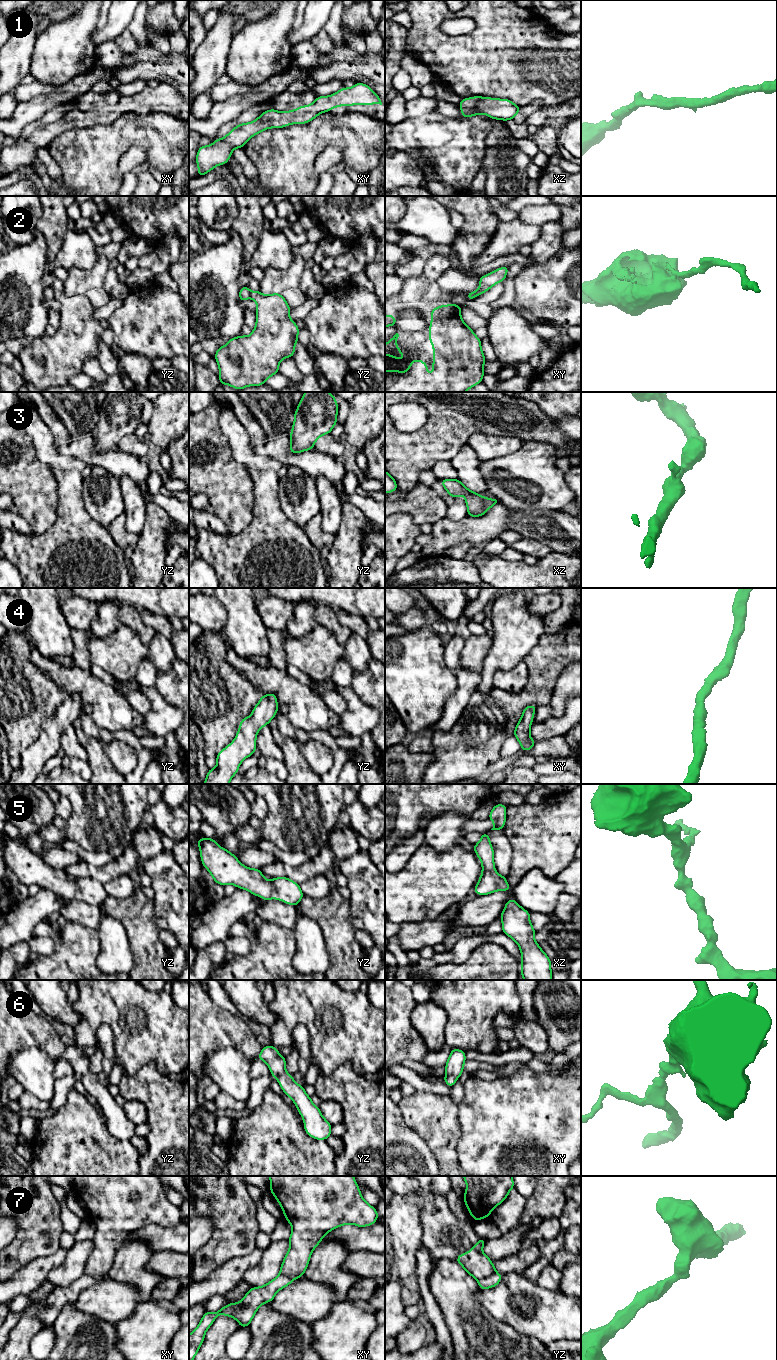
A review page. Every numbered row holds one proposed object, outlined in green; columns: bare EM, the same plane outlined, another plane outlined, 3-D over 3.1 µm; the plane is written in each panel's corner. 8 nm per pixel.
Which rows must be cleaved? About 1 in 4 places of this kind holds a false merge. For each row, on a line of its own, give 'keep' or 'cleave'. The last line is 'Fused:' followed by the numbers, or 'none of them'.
1: keep
2: cleave
3: keep
4: keep
5: keep
6: keep
7: cleave
Fused: 2, 7

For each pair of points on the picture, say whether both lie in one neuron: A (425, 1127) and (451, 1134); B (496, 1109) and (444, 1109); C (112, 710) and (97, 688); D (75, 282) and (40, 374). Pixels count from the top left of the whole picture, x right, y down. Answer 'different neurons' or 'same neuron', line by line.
A: same neuron
B: different neurons
C: same neuron
D: same neuron

